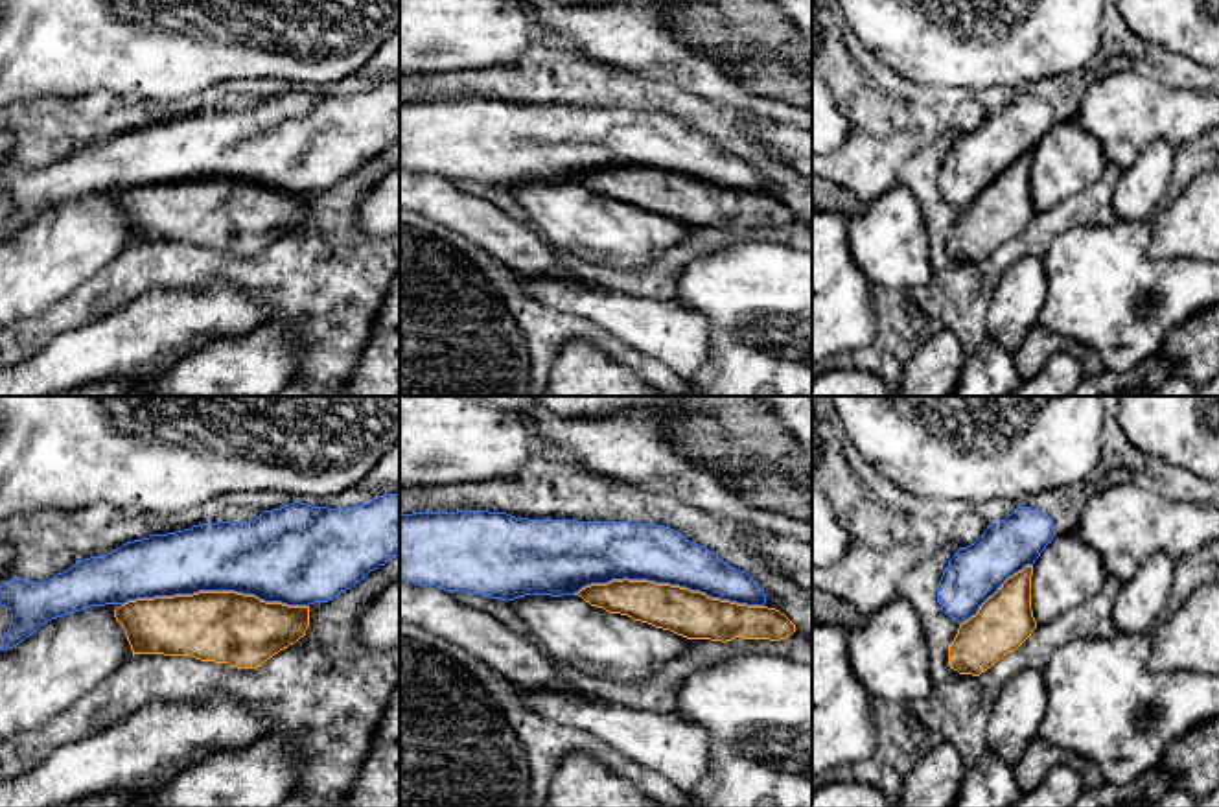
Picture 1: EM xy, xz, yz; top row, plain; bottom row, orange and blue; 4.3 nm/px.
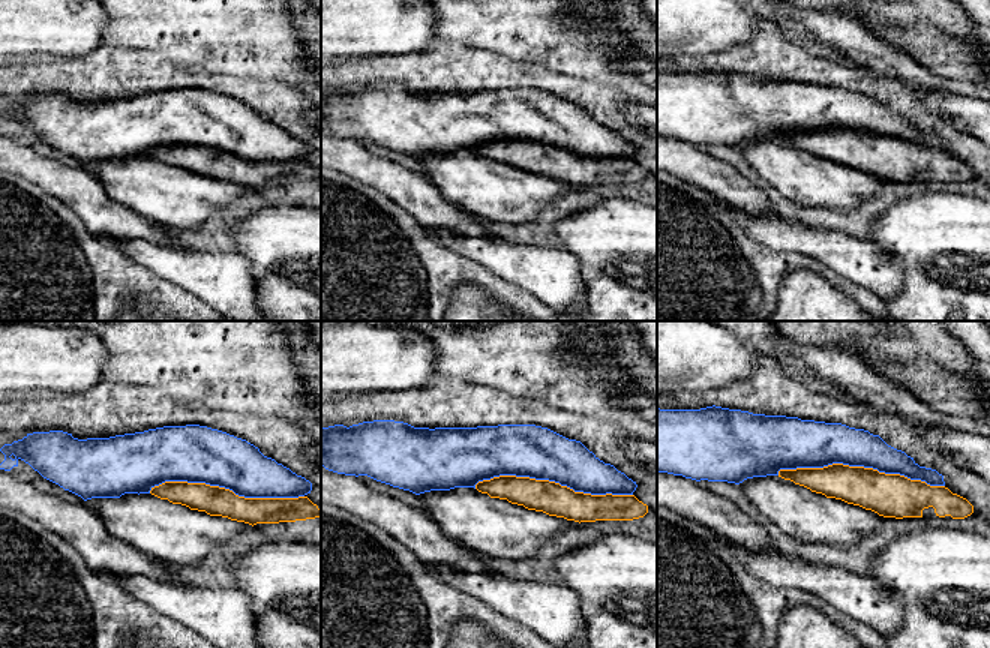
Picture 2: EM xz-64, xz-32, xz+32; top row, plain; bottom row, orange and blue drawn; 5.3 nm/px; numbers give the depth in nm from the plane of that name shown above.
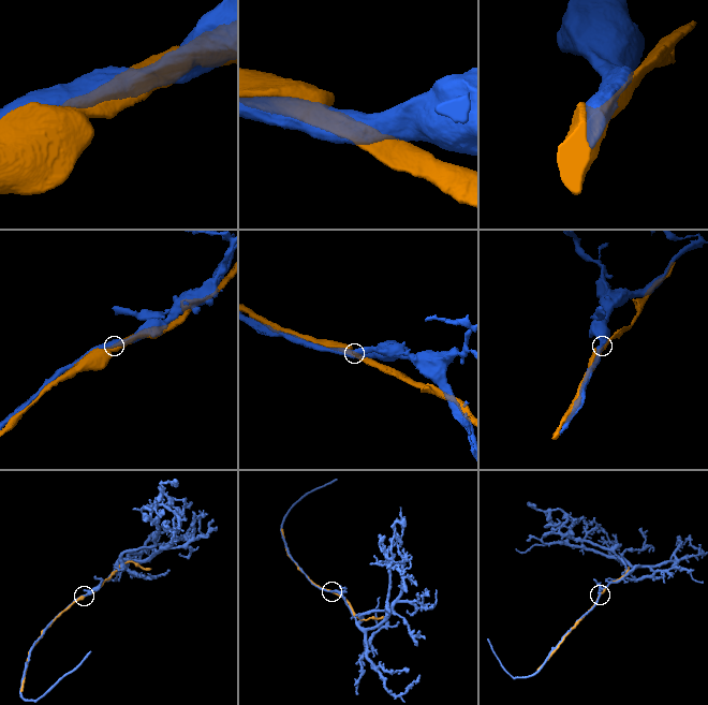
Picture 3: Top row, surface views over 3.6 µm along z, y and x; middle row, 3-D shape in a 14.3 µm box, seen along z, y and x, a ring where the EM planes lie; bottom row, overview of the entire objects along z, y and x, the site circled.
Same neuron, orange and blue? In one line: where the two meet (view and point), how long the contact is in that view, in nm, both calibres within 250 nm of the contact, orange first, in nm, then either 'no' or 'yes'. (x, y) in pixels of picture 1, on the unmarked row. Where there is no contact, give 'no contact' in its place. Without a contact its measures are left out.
contact xz (669, 172); length 850 nm; calibres 200 and 260 nm; no

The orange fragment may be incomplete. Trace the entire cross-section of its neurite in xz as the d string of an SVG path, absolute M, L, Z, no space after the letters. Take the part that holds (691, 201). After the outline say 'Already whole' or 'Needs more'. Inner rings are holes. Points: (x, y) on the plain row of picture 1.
M624 166L591 171L575 182L608 201L628 203L687 227L779 228L795 219L795 212L775 195L711 186L705 181L670 171Z. Already whole

